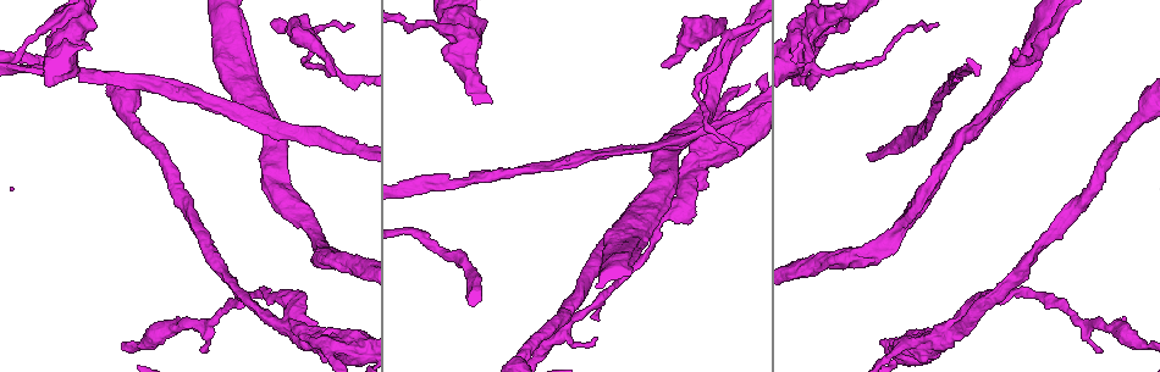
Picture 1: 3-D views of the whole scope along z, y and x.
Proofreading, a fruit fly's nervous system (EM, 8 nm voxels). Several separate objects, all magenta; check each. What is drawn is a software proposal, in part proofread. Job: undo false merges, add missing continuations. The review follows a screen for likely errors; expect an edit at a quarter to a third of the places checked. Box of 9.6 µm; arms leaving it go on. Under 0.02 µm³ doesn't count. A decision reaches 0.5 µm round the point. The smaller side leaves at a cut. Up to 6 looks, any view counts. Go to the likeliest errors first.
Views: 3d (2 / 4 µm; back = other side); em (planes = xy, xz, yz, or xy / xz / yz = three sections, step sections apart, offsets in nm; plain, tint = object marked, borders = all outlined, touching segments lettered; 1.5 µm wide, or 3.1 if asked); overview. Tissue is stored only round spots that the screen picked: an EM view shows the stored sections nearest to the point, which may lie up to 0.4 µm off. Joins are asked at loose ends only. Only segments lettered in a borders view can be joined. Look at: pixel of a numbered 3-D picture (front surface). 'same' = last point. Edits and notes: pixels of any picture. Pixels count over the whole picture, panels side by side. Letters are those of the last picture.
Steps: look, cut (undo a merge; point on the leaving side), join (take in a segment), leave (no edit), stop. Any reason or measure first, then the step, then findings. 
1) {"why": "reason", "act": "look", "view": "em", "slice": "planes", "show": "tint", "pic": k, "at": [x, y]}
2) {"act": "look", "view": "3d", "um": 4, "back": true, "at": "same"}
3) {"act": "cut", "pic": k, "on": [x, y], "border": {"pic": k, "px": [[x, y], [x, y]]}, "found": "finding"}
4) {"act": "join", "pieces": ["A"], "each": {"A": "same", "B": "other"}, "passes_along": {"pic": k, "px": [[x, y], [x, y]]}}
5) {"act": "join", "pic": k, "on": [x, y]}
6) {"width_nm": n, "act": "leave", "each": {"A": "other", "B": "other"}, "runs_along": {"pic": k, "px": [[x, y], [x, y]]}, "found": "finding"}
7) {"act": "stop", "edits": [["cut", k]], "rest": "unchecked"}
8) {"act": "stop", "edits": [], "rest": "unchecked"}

{"why": "long arm stops here", "act": "look", "view": "3d", "um": 4, "pic": 1, "at": [738, 156]}

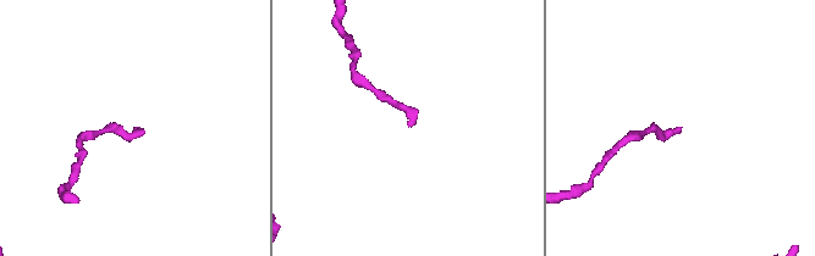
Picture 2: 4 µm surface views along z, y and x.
{"why": "shape alone is not enough", "act": "look", "view": "em", "slice": "xz", "step": 8, "show": "tint", "pic": 2, "at": [679, 129]}

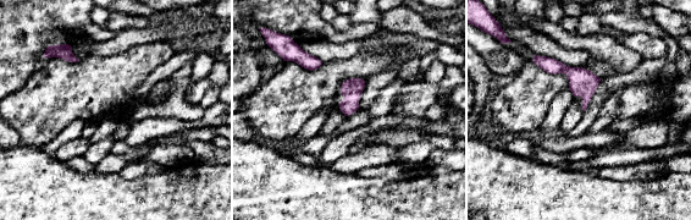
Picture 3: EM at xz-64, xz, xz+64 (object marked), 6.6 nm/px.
{"act": "look", "view": "em", "slice": "planes", "show": "borders", "at": "same"}

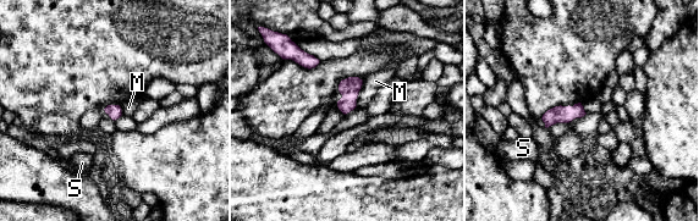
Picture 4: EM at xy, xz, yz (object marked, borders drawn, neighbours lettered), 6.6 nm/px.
{"act": "leave", "each": {"M": "other", "S": "other"}, "border": {"pic": 4, "px": [[363, 81], [356, 106]]}, "found": "no lettered segment goes on from it"}

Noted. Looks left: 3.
{"why": "an open end", "act": "look", "view": "3d", "um": 2, "pic": 1, "at": [661, 66]}

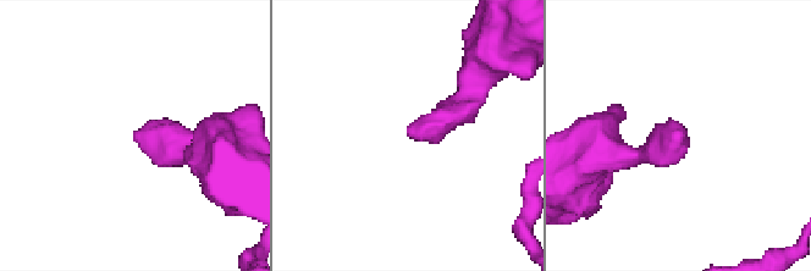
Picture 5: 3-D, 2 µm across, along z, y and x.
{"act": "look", "view": "em", "slice": "xz", "step": 8, "show": "tint", "pic": 5, "at": [684, 135]}

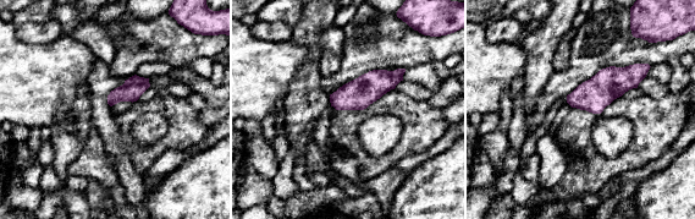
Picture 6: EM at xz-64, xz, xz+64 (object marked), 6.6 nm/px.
{"act": "look", "view": "em", "slice": "xz", "step": 8, "show": "borders", "at": "same"}

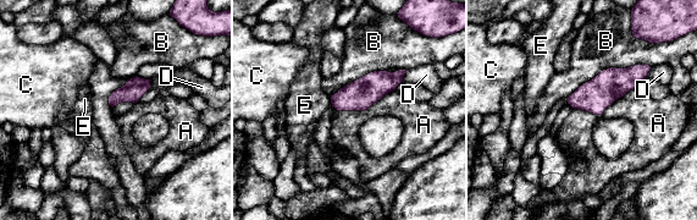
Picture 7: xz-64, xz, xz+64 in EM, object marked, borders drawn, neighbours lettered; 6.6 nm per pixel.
{"longest_contact_nm": ["B", 600], "act": "leave", "each": {"A": "other", "B": "other", "C": "other", "D": "other", "E": "other"}, "border": {"pic": 7, "px": [[637, 88], [601, 114], [574, 109]]}, "found": "none of them fits"}

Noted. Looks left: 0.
{"act": "stop", "edits": [], "rest": "unchecked"}

